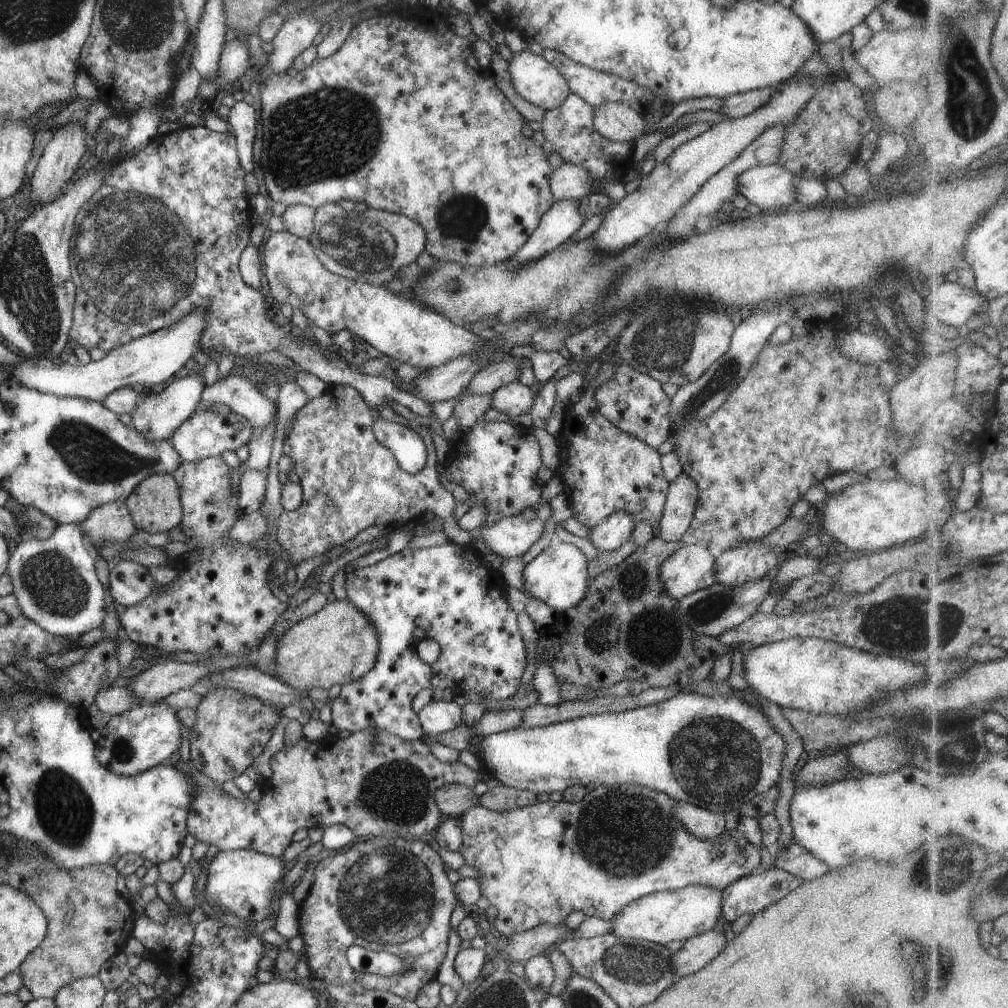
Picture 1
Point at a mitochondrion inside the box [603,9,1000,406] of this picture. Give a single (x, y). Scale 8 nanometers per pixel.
(971, 105)

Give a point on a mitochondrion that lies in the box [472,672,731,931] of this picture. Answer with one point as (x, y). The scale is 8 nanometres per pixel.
(608, 853)

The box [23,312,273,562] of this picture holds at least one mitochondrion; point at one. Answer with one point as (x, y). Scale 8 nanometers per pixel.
(91, 455)

